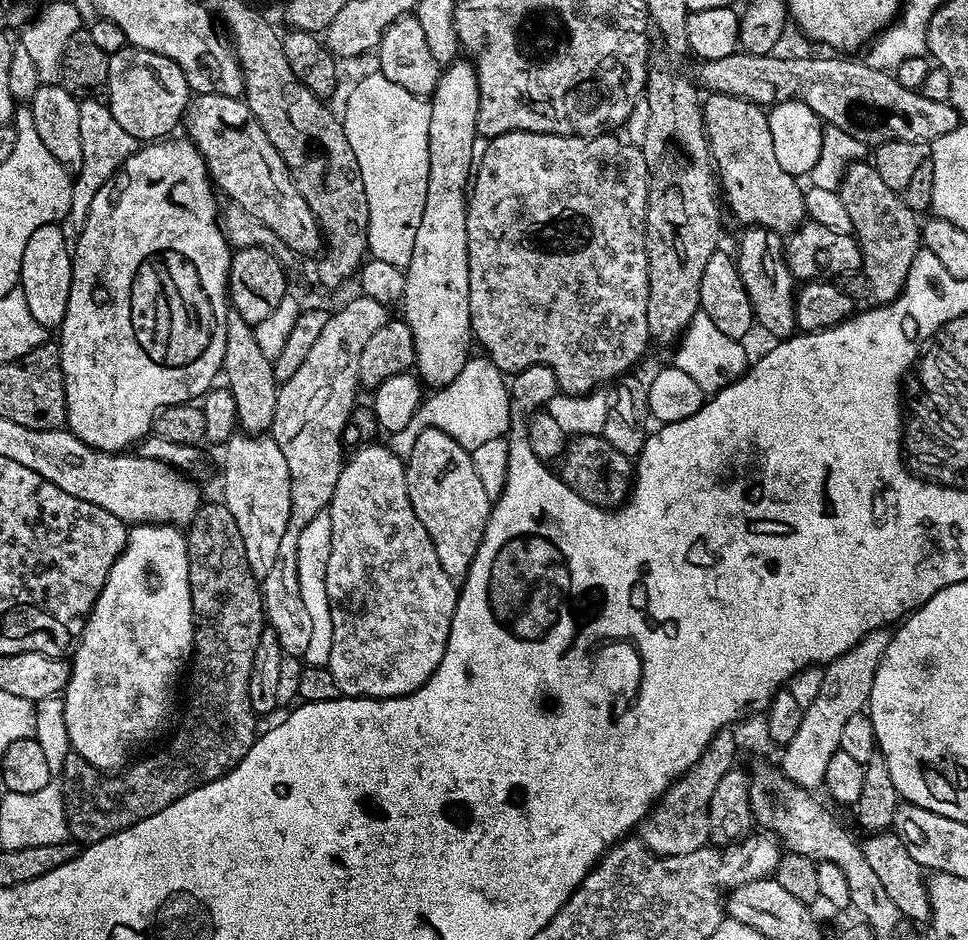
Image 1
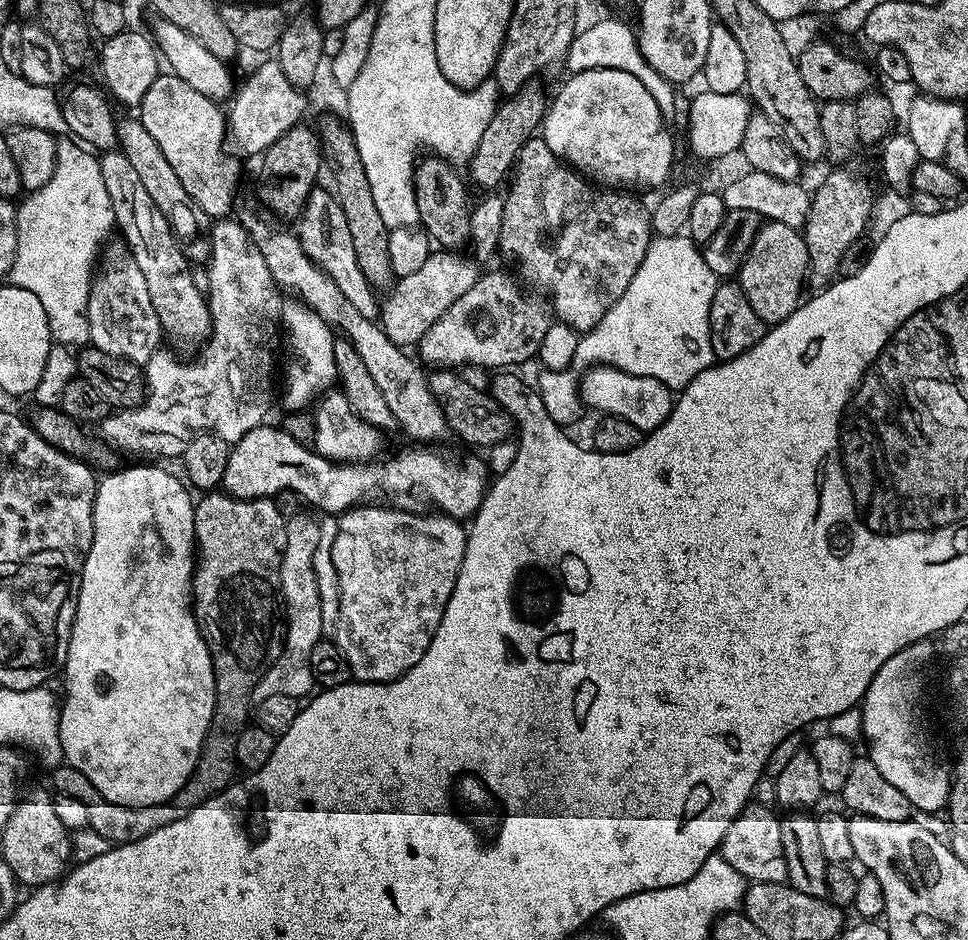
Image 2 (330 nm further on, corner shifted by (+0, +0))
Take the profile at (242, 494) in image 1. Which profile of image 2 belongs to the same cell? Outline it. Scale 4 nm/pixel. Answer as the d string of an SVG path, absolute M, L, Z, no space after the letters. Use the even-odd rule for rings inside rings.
M105 151L99 161L113 213L132 223L132 237L127 237L126 243L132 250L134 262L138 262L138 270L142 270L142 278L146 278L146 290L150 290L150 302L154 302L154 314L160 319L161 333L167 343L169 340L173 344L173 349L185 348L195 353L198 346L207 341L208 333L212 331L212 319L201 285L199 288L192 281L192 272L188 269L190 261L180 241L172 235L162 210L154 206L142 182L138 182L138 174L134 174L134 166L128 164L123 152Z

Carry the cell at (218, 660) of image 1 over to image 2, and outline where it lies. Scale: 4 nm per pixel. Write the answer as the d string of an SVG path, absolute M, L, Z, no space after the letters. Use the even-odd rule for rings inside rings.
M212 490L201 496L204 497L201 500L199 497L194 504L196 509L194 514L195 551L198 553L198 559L194 564L192 598L196 620L200 623L200 632L204 635L212 655L216 679L216 705L208 727L208 738L204 741L204 748L200 751L192 777L184 783L182 790L178 790L176 796L168 799L167 804L131 808L121 804L111 804L109 800L104 799L94 786L94 782L90 782L90 778L86 778L82 770L72 767L67 762L61 763L53 771L57 771L52 776L52 784L57 788L55 791L62 796L78 798L78 802L86 802L90 810L89 827L98 834L102 834L102 838L106 838L113 845L129 844L146 838L146 834L154 834L154 830L162 830L162 826L170 826L170 822L178 822L178 818L190 814L190 810L221 795L229 787L227 784L231 782L232 775L238 772L236 763L238 737L242 735L244 728L249 727L248 714L250 718L254 708L252 691L282 644L282 632L278 627L278 621L284 611L284 595L280 593L280 571L282 570L282 554L286 550L286 518L280 513L279 506L272 498L243 500L229 496L223 490Z

